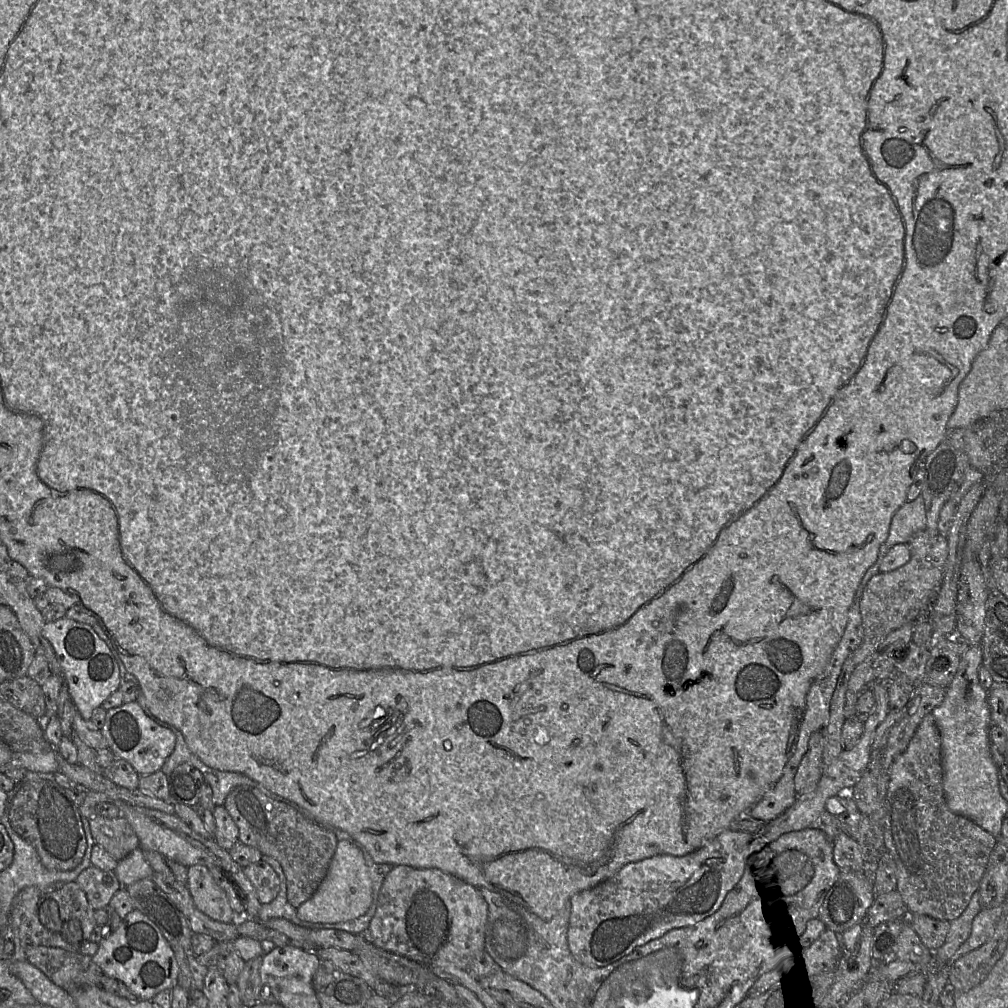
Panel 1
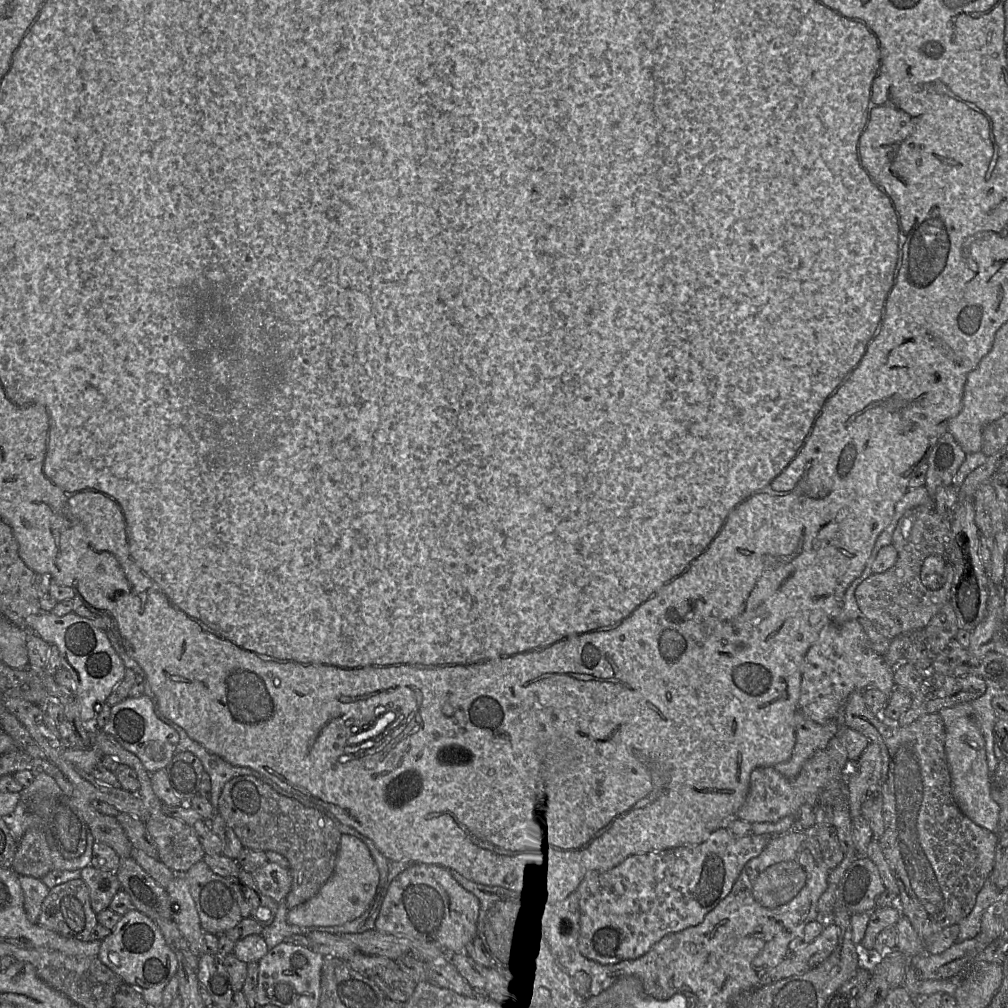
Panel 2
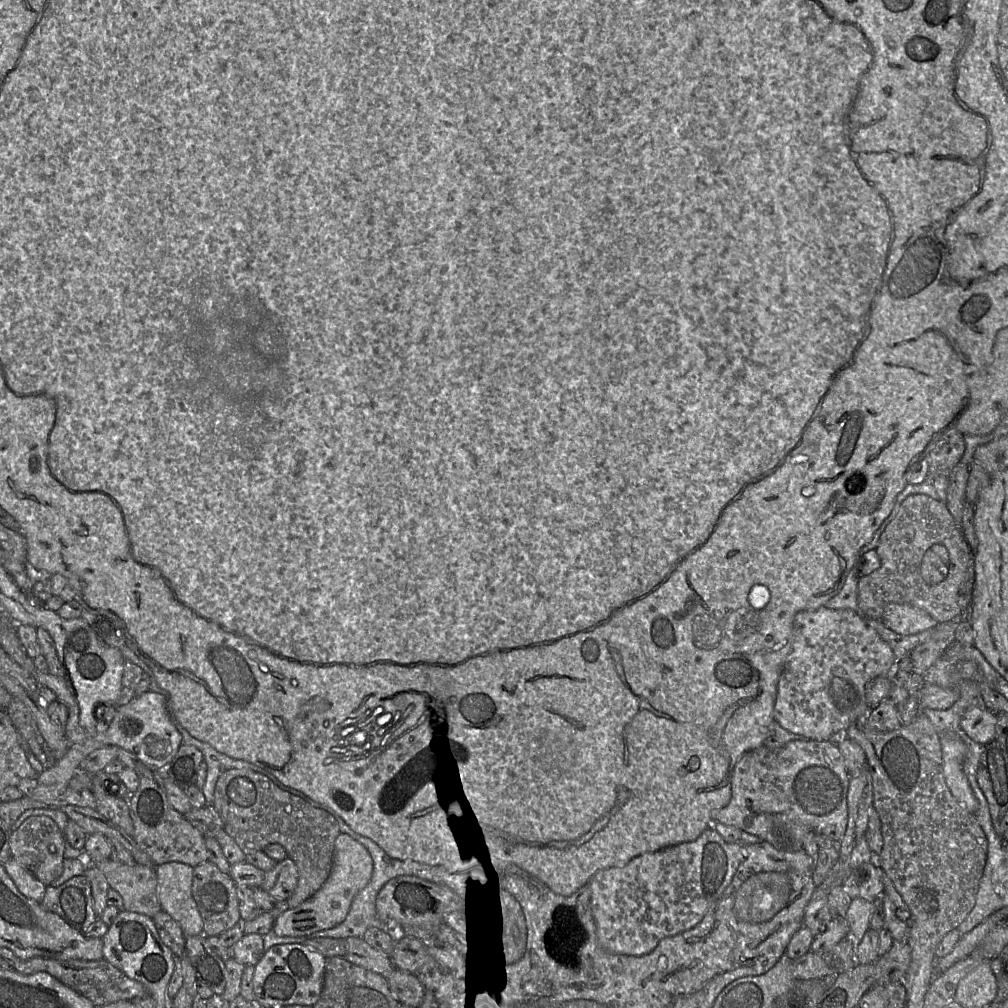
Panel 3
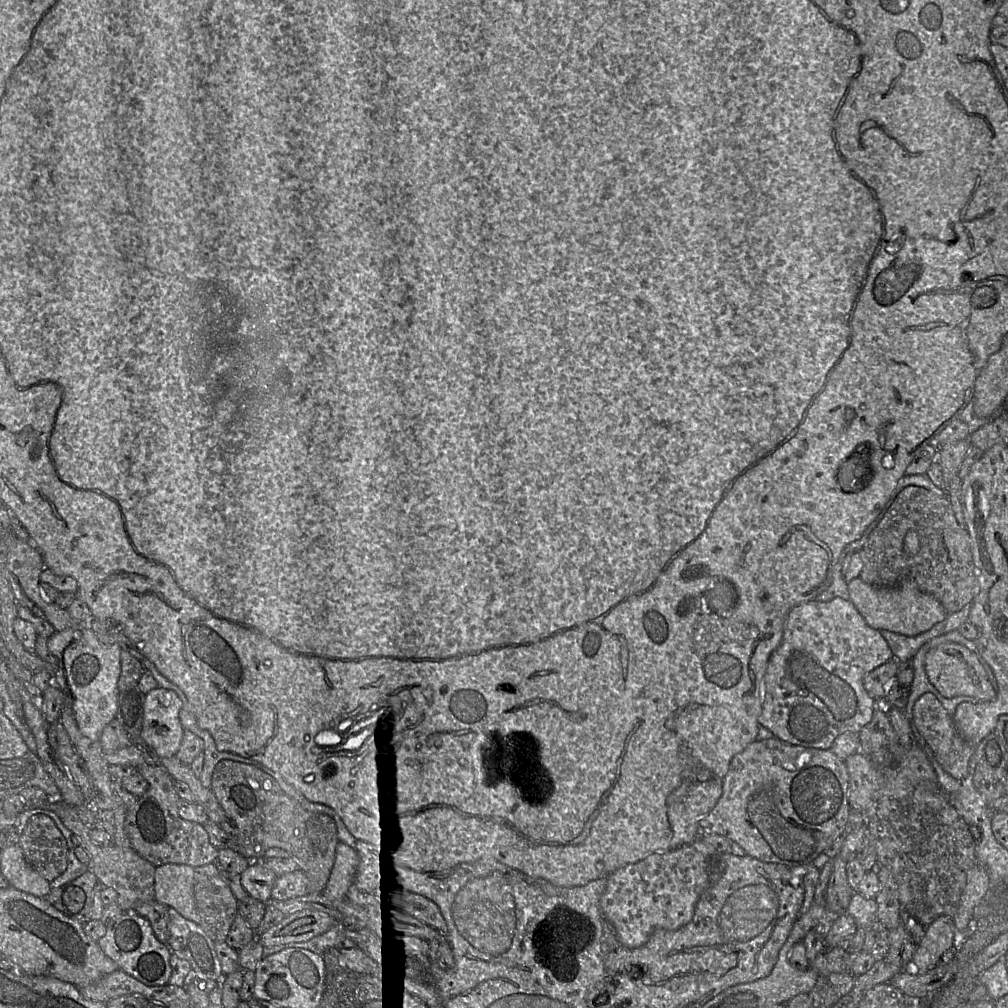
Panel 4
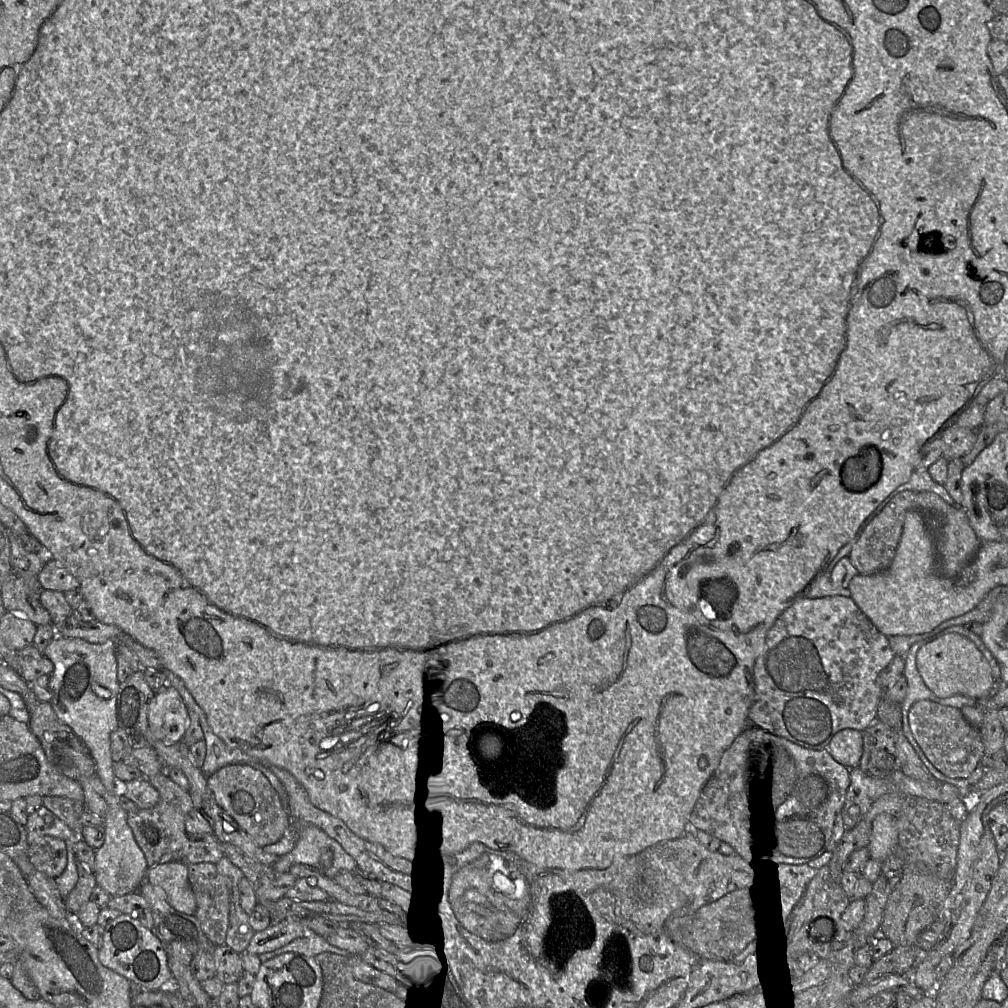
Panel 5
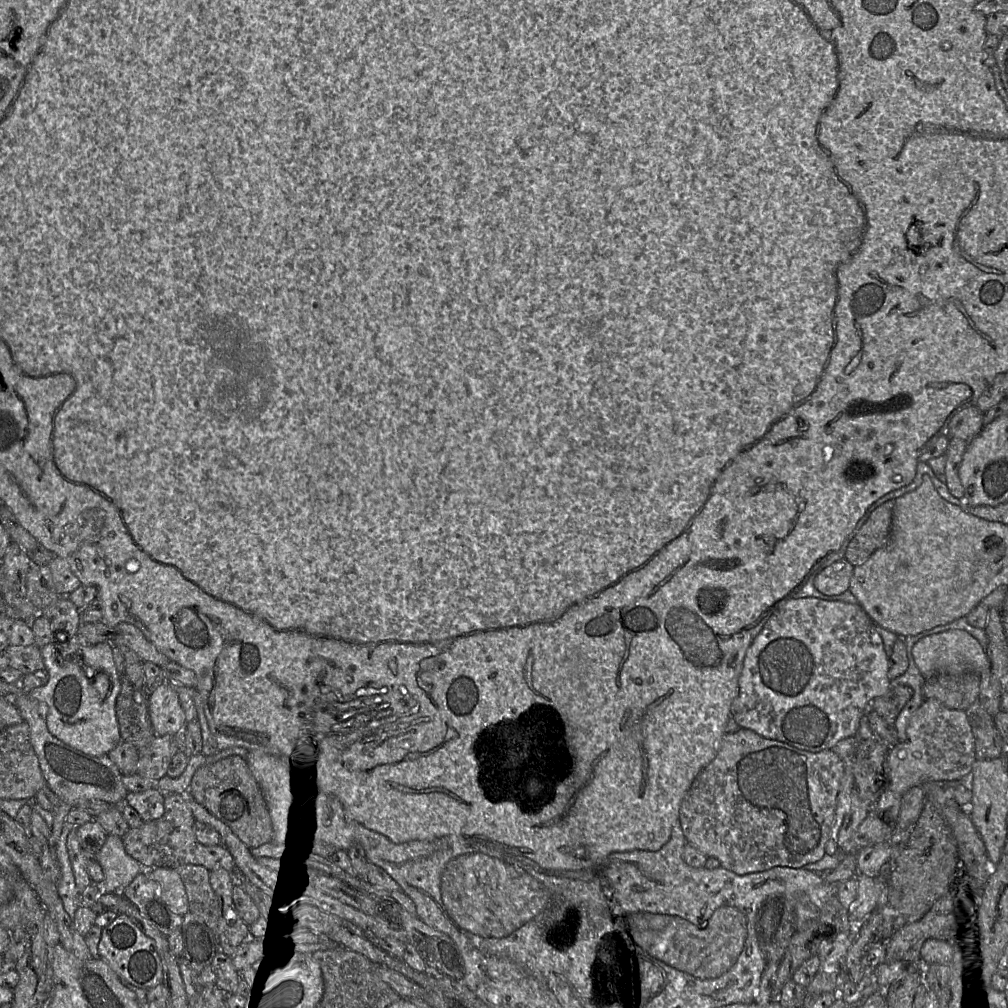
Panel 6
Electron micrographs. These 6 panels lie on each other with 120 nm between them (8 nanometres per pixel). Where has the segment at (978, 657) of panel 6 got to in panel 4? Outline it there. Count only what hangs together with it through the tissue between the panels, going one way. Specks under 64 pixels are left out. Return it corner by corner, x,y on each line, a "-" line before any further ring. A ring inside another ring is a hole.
947,642
930,649
925,656
925,671
929,681
945,698
969,696
981,701
992,701
997,696
997,690
978,656
964,645

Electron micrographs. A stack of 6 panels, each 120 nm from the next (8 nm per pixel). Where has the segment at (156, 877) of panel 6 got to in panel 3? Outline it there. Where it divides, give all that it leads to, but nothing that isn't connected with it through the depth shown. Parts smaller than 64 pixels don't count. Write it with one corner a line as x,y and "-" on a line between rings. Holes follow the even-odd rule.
169,862
156,866
157,896
162,910
181,927
185,939
203,934
203,921
192,896
193,867

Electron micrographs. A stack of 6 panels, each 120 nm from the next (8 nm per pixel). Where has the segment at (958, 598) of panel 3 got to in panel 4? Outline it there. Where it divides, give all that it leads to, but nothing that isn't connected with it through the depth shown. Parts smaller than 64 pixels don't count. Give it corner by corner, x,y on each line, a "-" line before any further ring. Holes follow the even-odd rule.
917,486
904,488
894,502
881,513
880,521
858,553
864,563
860,577
865,583
877,587
895,587
903,581
913,581
922,592
936,598
947,614
955,613
972,603
978,593
971,537
964,525
960,525
957,521
948,498
937,496
926,488
-
911,530
917,532
920,540
920,550
912,556
904,551
904,538

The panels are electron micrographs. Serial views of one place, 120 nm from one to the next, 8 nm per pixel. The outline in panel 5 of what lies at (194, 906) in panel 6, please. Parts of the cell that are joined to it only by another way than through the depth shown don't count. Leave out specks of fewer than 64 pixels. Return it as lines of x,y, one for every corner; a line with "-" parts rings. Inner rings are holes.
213,863
189,864
187,868
196,902
195,917
203,933
215,946
225,944
230,903
226,881

